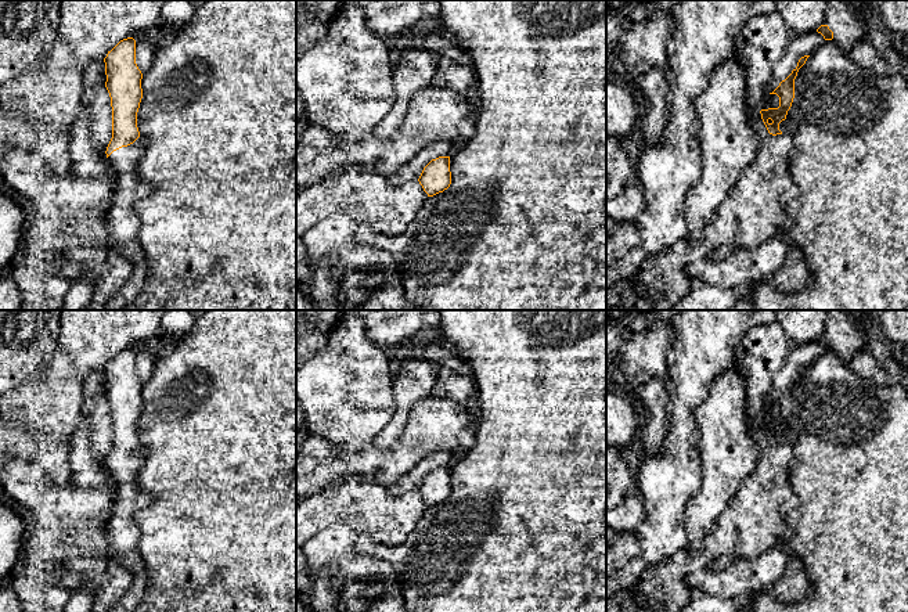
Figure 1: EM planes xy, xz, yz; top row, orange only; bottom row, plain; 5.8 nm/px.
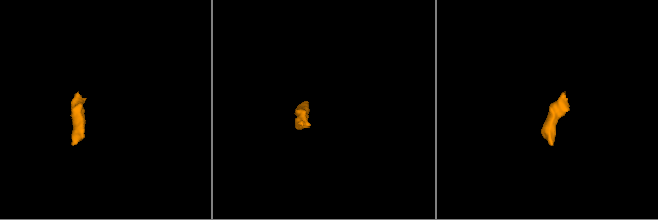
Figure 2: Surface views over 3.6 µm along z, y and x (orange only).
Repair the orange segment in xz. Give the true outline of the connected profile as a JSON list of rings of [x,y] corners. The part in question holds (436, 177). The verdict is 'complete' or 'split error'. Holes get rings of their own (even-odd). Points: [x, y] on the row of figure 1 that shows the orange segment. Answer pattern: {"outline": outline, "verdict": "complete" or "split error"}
{"outline": [[[450,156],[432,159],[424,168],[418,181],[428,197],[433,197],[447,190],[451,184]]], "verdict": "complete"}

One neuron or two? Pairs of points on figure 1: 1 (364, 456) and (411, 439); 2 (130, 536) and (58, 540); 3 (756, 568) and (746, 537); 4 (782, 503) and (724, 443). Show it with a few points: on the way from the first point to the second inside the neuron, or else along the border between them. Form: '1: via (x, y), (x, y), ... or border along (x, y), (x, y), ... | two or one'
1: via (375, 456), (395, 456), (400, 450) | one
2: border along (105, 524), (112, 557) | two
3: border along (781, 547), (764, 550), (752, 558), (739, 558) | two
4: border along (753, 439), (757, 447), (757, 464), (732, 497) | two

